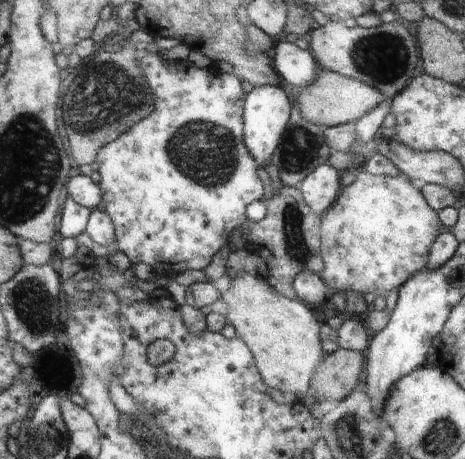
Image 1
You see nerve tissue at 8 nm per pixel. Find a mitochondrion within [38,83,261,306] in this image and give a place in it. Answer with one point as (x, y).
(204, 152)

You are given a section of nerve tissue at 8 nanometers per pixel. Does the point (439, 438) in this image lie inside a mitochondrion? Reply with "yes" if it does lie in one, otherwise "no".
yes

